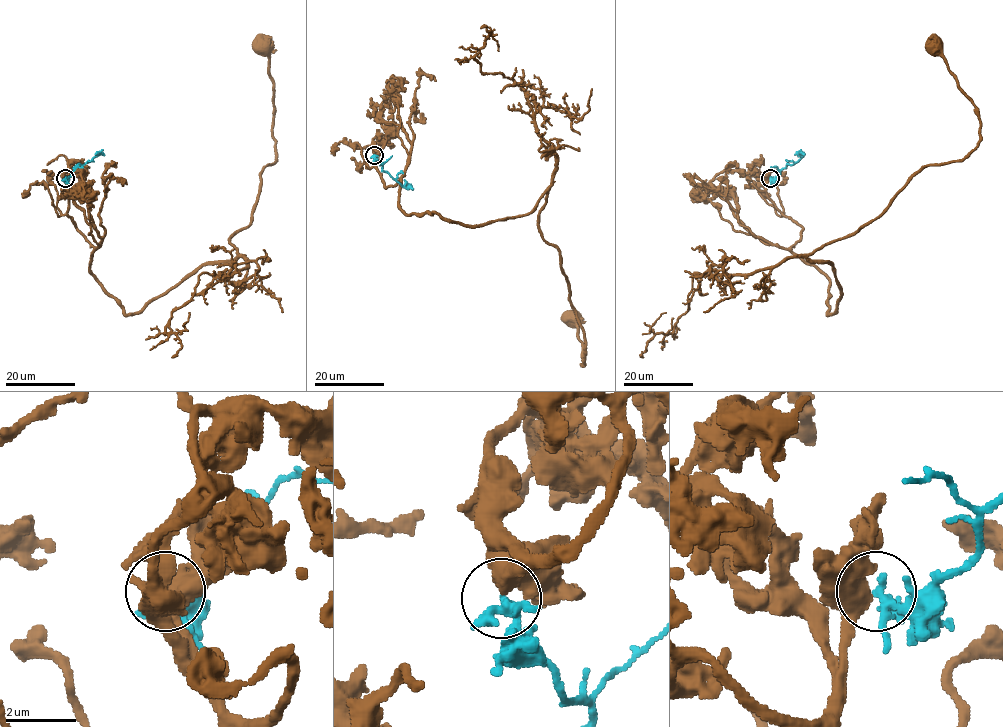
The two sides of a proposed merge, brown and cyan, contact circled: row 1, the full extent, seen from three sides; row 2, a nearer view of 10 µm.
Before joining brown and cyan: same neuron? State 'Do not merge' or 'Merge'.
Do not merge

